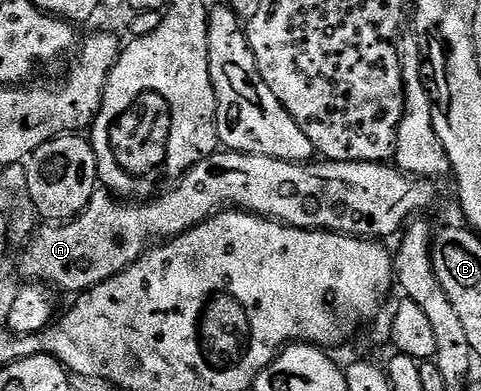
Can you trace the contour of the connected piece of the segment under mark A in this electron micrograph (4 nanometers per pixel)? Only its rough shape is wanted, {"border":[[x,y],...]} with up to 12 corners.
{"border":[[218,150],[134,206],[108,190],[24,241],[80,294],[226,206],[396,237],[437,200],[385,162]]}

